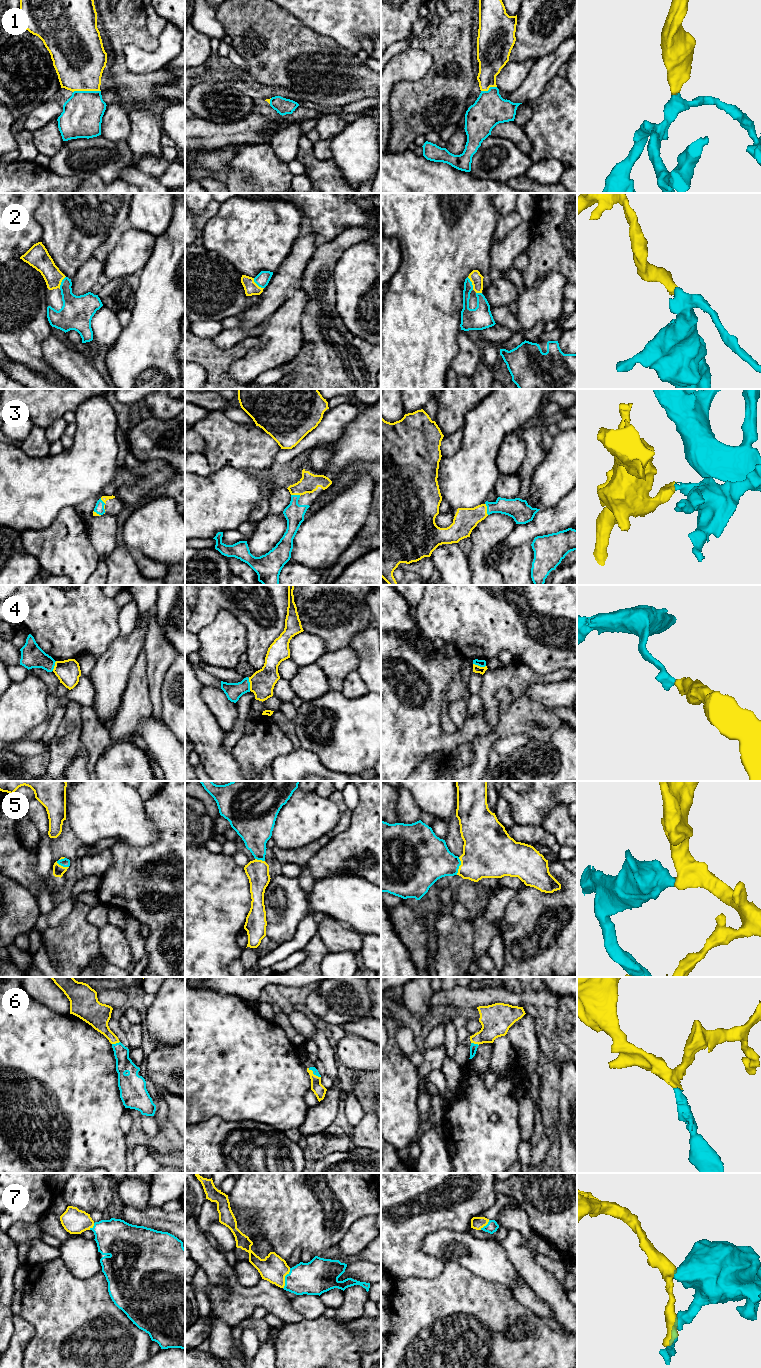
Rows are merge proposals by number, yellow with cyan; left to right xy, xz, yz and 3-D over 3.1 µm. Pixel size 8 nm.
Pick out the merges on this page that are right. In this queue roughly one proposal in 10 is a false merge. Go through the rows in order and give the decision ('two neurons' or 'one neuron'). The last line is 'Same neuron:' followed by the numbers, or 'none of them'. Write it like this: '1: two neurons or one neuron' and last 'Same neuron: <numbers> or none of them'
1: one neuron
2: one neuron
3: one neuron
4: two neurons
5: one neuron
6: one neuron
7: one neuron
Same neuron: 1, 2, 3, 5, 6, 7

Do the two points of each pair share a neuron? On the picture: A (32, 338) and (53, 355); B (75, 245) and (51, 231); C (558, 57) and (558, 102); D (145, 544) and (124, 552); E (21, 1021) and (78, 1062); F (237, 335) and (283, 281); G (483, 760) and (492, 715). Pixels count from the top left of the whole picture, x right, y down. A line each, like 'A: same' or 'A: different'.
A: different
B: same
C: different
D: different
E: same
F: different
G: different

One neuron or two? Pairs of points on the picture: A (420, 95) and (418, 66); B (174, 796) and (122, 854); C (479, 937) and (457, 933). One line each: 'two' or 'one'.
A: two
B: one
C: two

